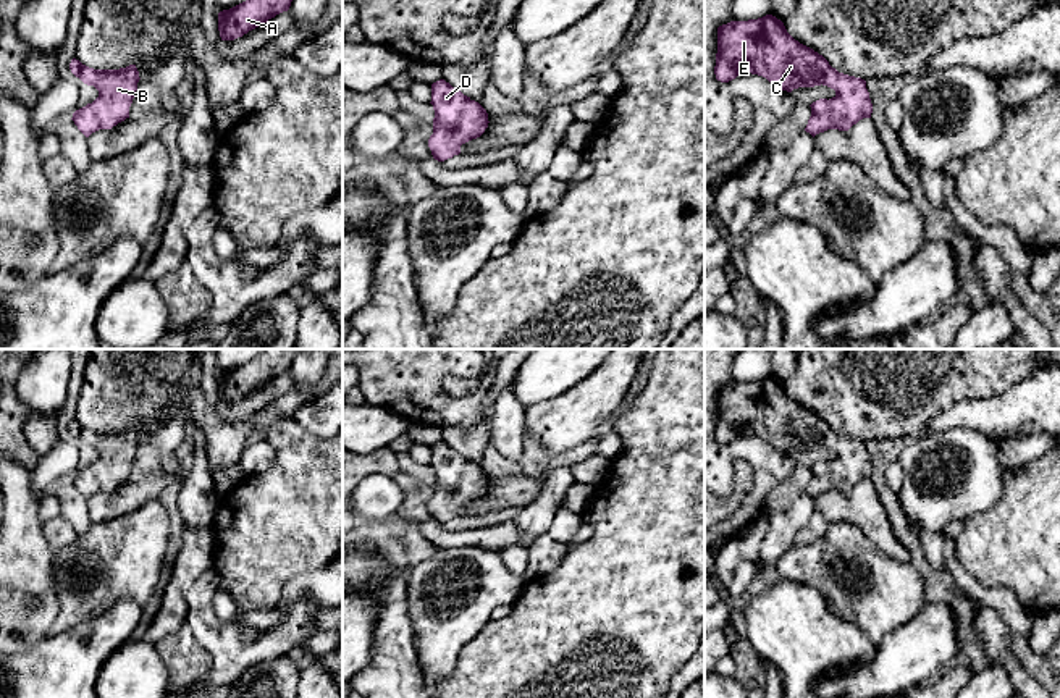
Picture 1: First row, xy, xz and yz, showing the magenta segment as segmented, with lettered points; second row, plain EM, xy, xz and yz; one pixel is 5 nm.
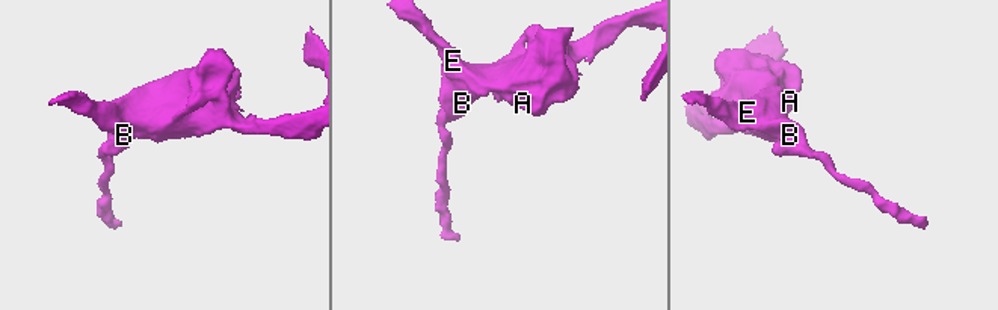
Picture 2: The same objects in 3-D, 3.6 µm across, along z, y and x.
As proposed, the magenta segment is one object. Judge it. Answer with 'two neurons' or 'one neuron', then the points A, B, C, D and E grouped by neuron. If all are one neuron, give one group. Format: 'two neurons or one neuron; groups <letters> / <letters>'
one neuron; groups A B C D E

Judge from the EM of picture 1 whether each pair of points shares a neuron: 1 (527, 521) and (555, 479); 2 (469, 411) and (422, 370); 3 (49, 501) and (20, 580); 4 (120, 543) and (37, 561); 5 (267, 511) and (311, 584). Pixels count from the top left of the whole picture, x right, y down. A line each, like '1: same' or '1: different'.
1: same
2: same
3: different
4: different
5: different

